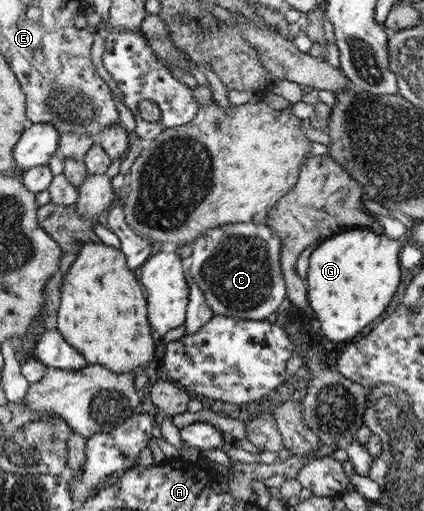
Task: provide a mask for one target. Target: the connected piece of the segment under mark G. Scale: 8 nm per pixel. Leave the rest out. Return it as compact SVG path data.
M346 228L320 241L308 257L306 284L308 290L306 301L308 308L314 312L320 330L328 342L342 342L352 339L370 322L383 315L386 304L390 302L396 288L399 288L400 267L399 253L402 237L390 240L377 228Z

